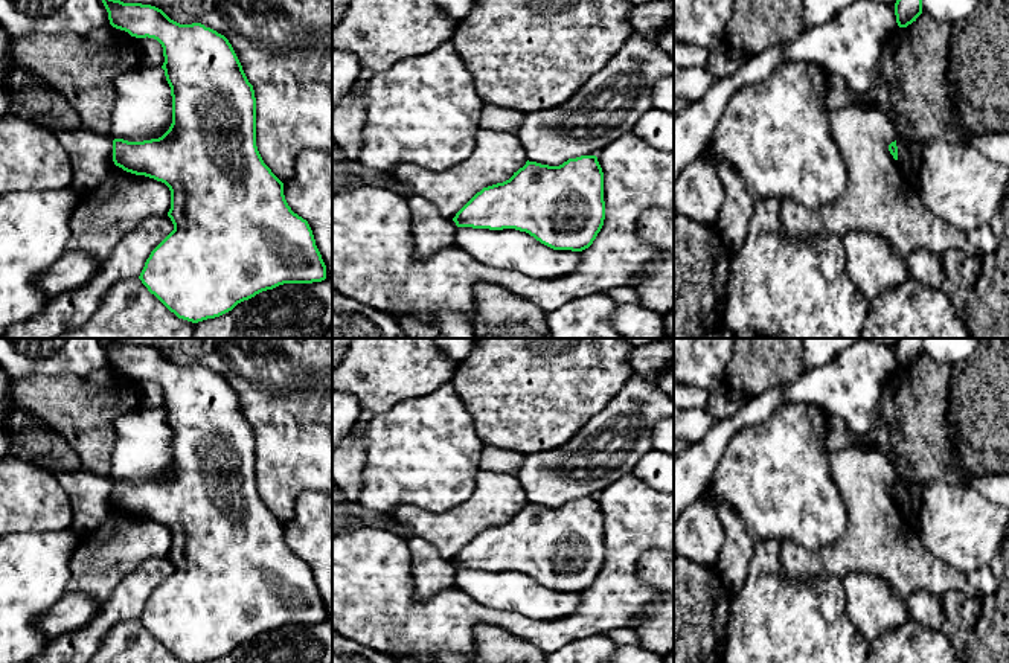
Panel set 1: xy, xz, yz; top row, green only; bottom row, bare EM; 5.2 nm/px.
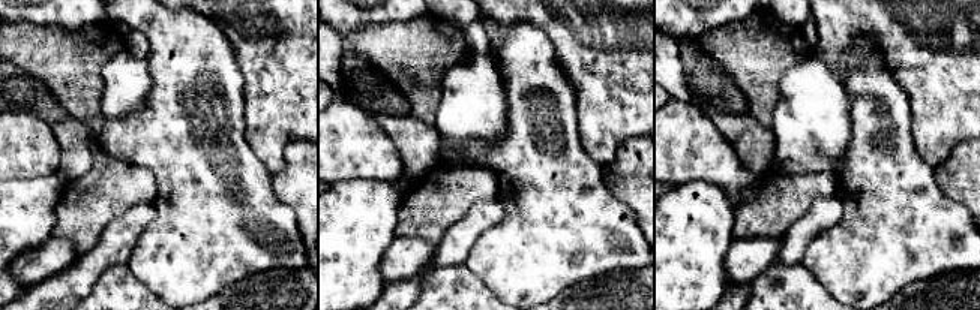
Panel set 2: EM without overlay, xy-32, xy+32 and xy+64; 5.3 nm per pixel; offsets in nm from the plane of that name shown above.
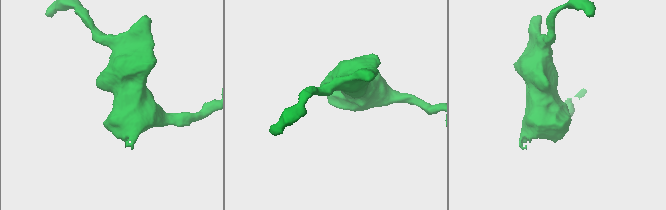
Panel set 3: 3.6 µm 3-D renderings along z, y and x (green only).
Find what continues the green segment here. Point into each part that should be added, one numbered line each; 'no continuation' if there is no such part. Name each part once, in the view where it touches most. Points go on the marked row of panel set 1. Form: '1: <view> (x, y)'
1: xy (128, 310)

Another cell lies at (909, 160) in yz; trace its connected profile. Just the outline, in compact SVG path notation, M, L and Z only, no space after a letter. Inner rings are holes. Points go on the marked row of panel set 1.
M896 139L898 146L898 169L901 175L908 181L916 181L916 175L919 174L919 166L922 163L922 143L916 142L910 145L901 139Z

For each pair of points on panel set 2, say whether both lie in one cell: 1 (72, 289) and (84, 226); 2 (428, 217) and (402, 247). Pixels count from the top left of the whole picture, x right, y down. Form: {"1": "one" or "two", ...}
{"1": "two", "2": "two"}

